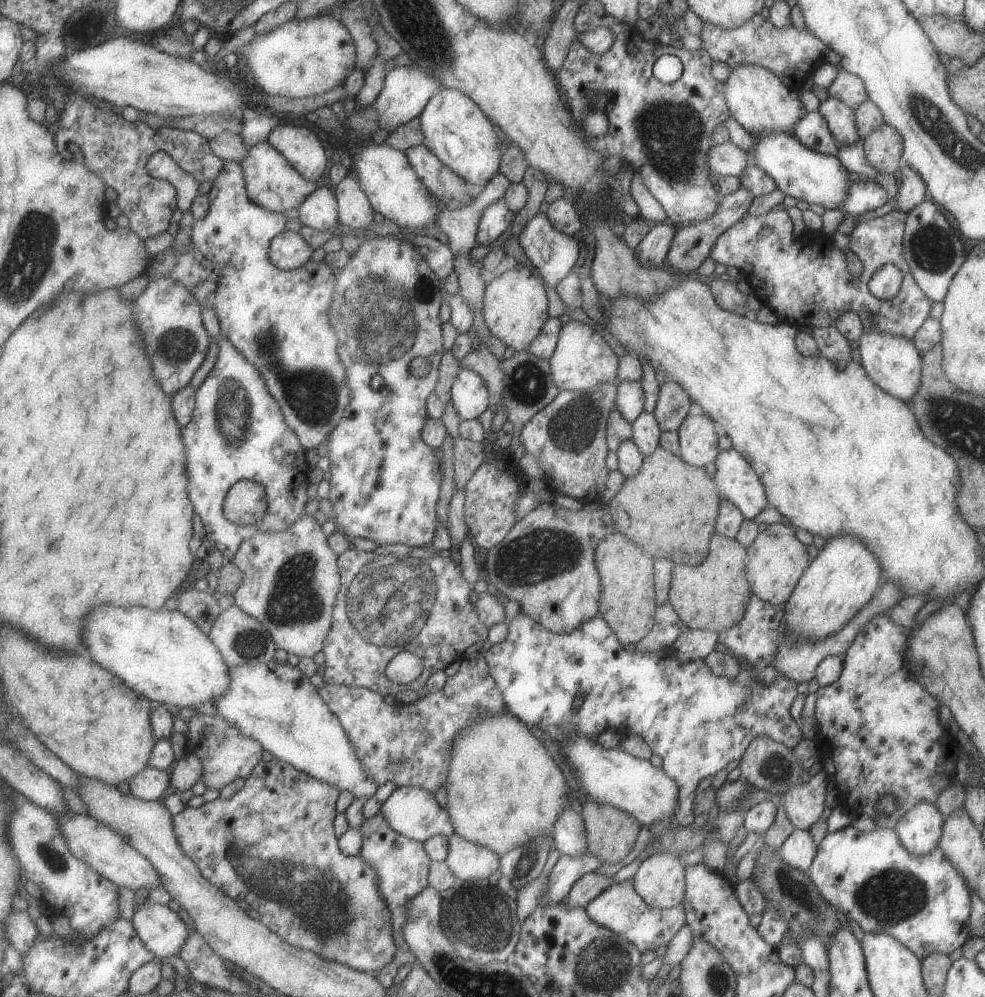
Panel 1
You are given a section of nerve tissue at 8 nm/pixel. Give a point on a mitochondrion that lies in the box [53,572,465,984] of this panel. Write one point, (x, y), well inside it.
(301, 894)

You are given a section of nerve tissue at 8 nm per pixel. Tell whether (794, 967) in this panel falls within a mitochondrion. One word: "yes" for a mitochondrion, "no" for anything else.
no

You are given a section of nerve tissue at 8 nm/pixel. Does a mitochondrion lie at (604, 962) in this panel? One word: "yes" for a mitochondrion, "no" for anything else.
yes

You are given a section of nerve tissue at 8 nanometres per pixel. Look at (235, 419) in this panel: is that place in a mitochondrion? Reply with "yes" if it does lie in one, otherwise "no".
yes

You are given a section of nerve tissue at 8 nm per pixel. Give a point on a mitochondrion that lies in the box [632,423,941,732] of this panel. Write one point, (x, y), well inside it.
(917, 666)

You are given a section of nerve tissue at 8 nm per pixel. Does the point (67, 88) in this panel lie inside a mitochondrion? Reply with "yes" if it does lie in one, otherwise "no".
no

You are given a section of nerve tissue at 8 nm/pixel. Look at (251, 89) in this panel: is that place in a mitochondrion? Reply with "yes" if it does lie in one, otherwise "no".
no

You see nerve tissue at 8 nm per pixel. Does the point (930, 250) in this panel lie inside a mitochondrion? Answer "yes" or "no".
yes

